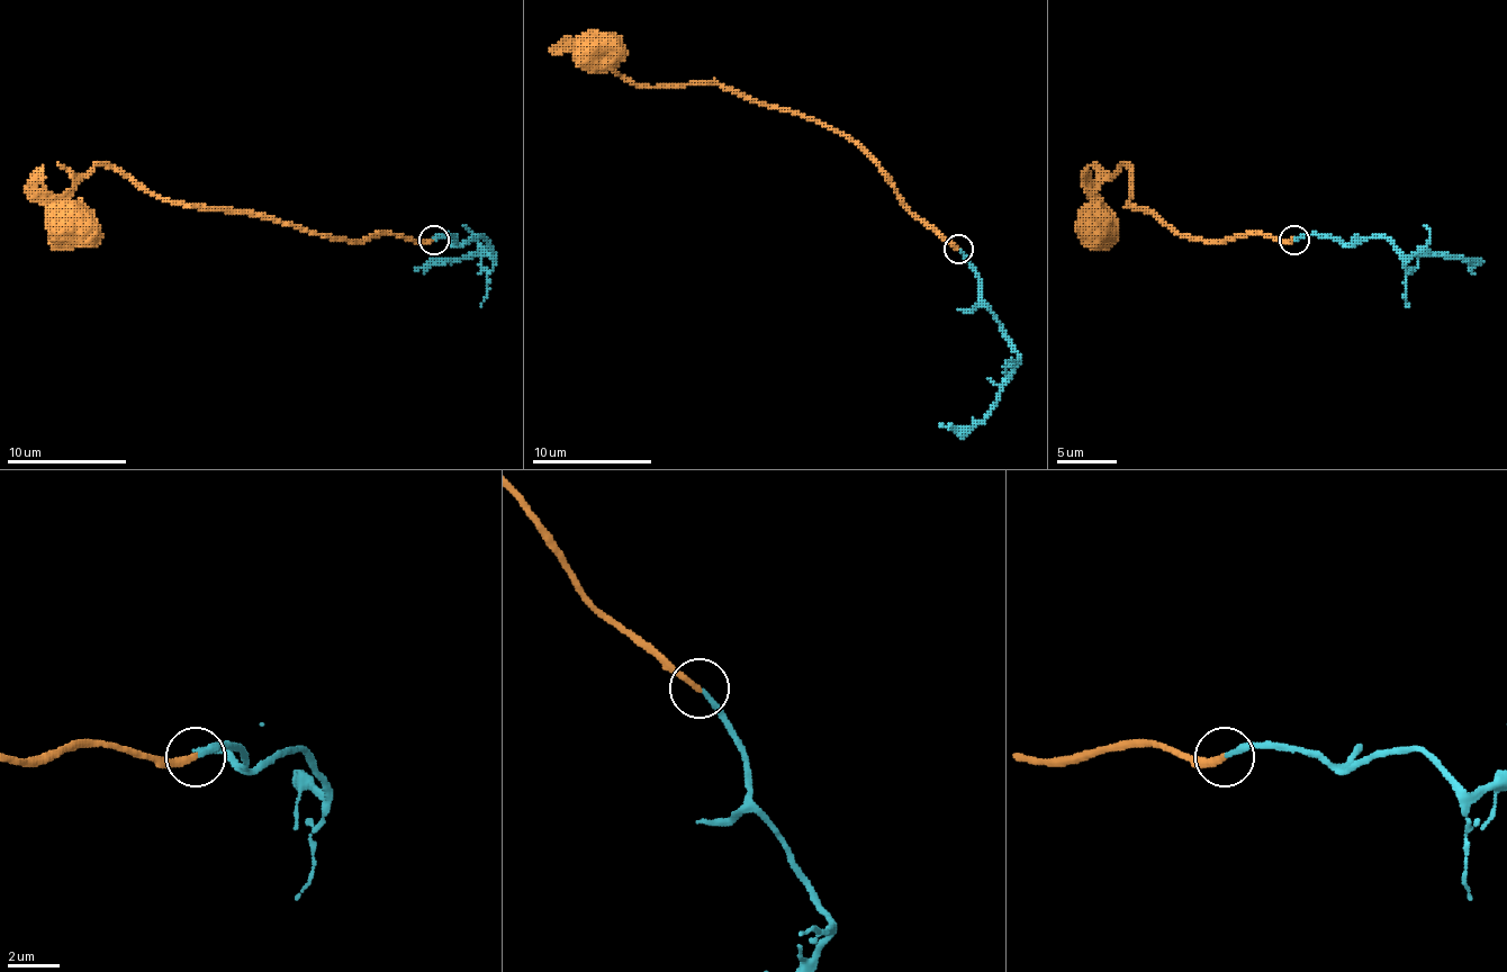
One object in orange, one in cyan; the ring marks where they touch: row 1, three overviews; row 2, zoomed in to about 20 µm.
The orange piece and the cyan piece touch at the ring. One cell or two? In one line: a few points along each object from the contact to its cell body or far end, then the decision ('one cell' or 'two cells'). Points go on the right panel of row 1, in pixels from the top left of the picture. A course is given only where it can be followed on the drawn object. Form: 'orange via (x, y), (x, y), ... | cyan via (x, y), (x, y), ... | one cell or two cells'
orange via (1295, 241), (1264, 234), (1190, 241), (1129, 205), (1133, 171), (1127, 165), (1093, 196), (1097, 228) | cyan via (1295, 241), (1318, 234), (1348, 243), (1384, 237), (1411, 259), (1451, 255), (1465, 259), (1471, 264), (1469, 270) | one cell

